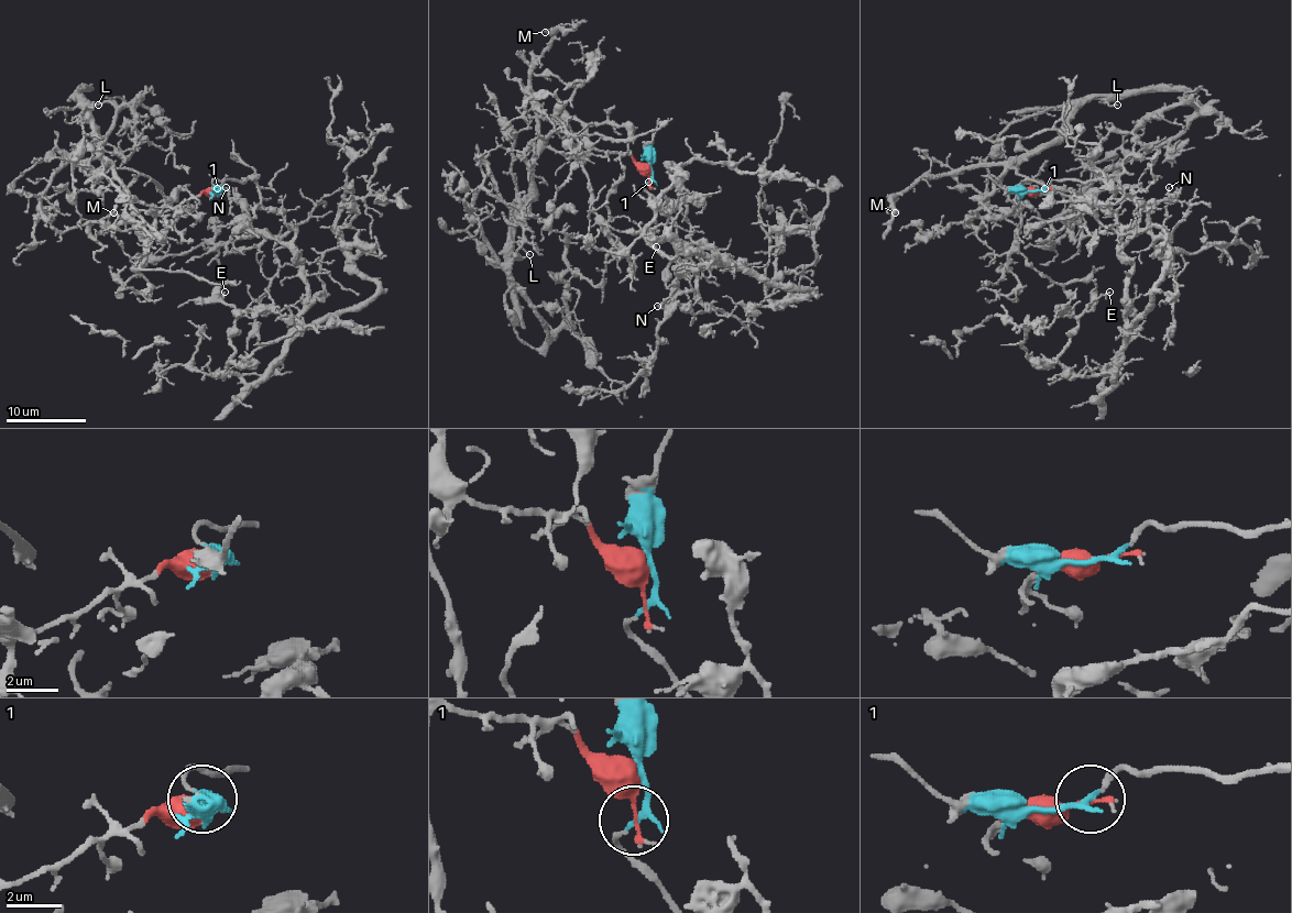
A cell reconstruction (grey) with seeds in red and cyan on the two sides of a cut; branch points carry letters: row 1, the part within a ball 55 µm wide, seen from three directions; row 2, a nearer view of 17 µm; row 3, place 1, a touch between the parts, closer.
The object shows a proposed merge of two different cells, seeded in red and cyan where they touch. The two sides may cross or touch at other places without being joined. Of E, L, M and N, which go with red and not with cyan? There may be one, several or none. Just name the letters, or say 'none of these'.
L, M

